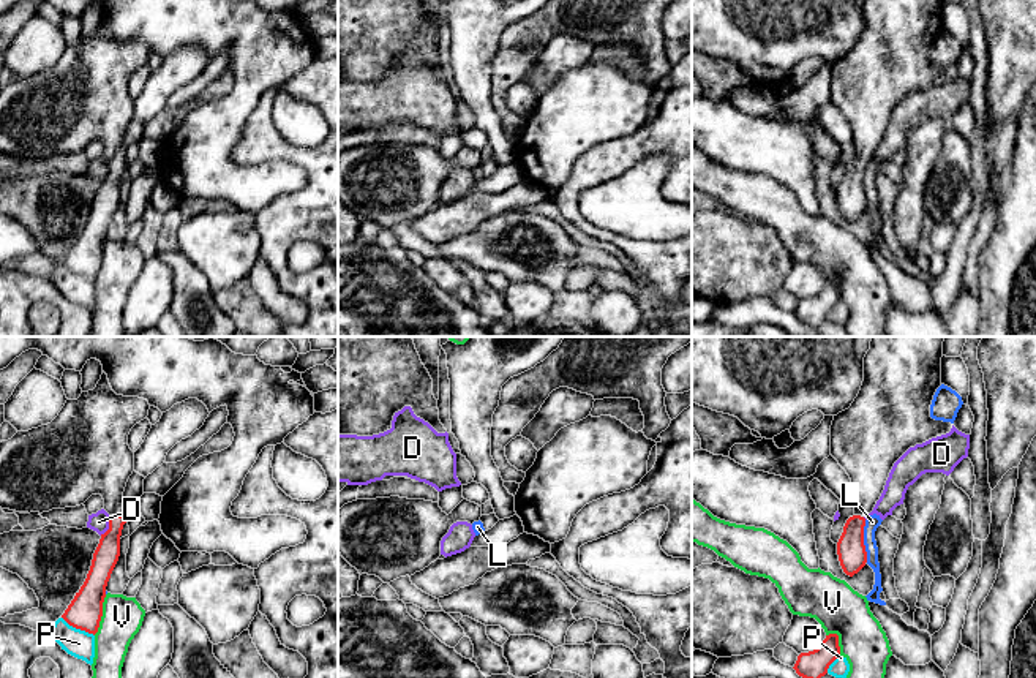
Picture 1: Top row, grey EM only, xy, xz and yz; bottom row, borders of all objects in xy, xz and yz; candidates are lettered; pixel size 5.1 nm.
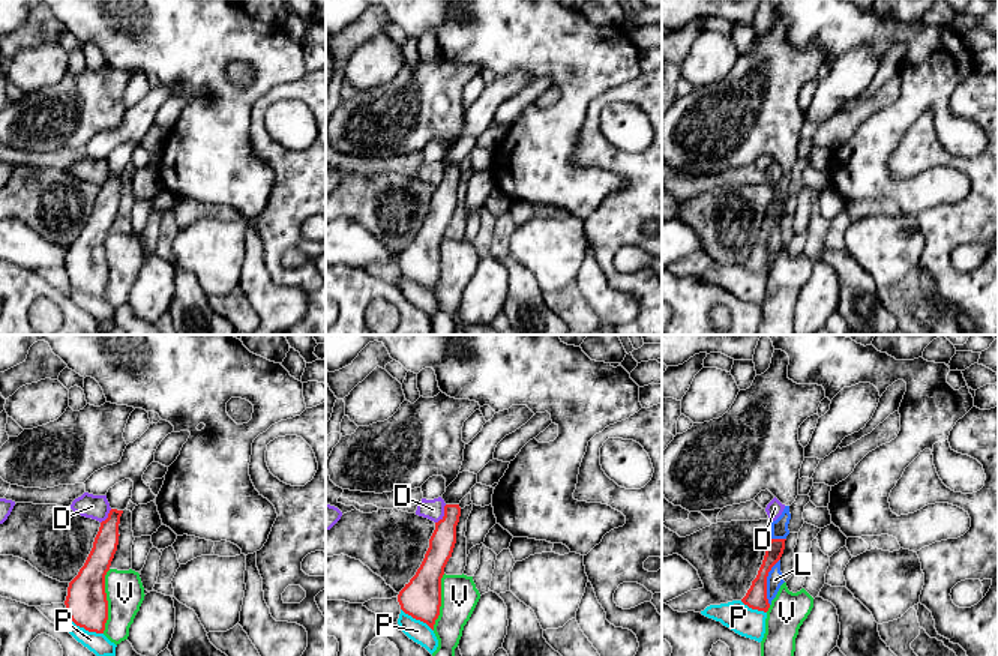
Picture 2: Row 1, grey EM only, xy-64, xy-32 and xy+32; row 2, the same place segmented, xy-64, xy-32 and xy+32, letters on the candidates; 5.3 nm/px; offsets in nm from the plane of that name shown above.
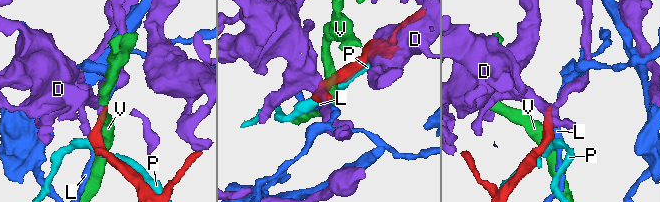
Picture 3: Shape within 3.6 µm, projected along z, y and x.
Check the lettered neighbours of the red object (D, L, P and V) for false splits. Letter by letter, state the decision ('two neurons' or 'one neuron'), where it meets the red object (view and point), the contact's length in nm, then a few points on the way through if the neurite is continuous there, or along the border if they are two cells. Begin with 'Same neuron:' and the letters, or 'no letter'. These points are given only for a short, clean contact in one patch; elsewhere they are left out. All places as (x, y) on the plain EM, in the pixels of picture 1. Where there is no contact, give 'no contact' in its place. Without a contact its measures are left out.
Same neuron: no letter
D: two neurons; contact xy (109, 173); length 120 nm; border xy (111, 161), (109, 173), (100, 180)
L: two neurons; contact yz (863, 187); length 220 nm
P: two neurons; contact xy (78, 274); length 190 nm
V: two neurons; contact xy (101, 261); length 220 nm; border xy (106, 241), (101, 250), (100, 272), (93, 280)

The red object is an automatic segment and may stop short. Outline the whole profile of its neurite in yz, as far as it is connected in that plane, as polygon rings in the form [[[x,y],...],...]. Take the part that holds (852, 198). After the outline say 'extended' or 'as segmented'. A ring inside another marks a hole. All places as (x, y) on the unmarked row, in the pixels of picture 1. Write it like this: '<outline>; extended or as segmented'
[[[865,0],[864,27],[851,52],[834,62],[831,101],[846,117],[853,131],[854,161],[843,172],[837,201],[843,218],[858,220],[867,209],[865,161],[880,145],[894,109],[916,90],[951,77],[952,70],[930,63],[930,51],[941,32],[943,0]]]; extended

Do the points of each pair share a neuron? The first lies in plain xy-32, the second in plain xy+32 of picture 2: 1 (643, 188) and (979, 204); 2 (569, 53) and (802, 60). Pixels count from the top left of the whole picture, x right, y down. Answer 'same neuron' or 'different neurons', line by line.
1: same neuron
2: different neurons

